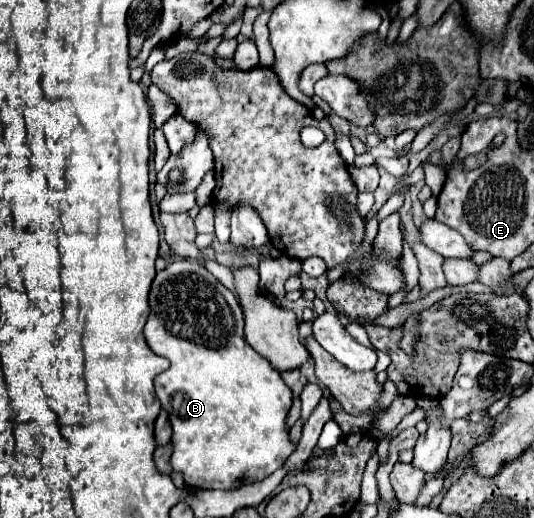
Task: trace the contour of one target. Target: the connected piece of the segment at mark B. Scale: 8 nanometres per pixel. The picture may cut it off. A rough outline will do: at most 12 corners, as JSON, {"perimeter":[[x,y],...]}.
{"perimeter":[[201,263],[157,273],[147,345],[187,487],[297,449],[291,389]]}

